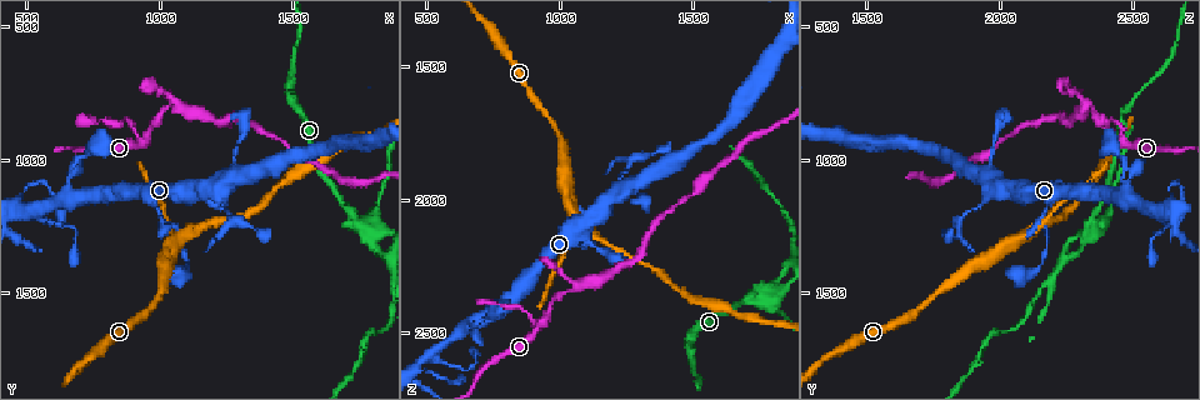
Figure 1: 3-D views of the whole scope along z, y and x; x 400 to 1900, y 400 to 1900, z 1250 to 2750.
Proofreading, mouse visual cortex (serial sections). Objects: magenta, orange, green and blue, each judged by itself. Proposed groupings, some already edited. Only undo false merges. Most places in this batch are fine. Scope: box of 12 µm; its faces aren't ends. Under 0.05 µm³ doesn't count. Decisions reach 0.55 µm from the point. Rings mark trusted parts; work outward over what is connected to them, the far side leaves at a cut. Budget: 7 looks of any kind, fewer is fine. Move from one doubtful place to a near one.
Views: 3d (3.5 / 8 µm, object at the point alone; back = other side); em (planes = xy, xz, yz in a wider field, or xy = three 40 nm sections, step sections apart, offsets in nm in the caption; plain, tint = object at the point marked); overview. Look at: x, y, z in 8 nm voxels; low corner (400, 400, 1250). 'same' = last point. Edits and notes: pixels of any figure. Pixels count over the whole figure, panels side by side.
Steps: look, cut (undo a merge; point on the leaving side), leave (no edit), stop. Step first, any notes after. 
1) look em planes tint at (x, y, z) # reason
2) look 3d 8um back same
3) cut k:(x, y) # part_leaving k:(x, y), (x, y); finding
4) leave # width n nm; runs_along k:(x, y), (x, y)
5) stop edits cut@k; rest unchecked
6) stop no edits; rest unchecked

look 3d 3.5um at (1080, 1290, 2100) # three arms meet

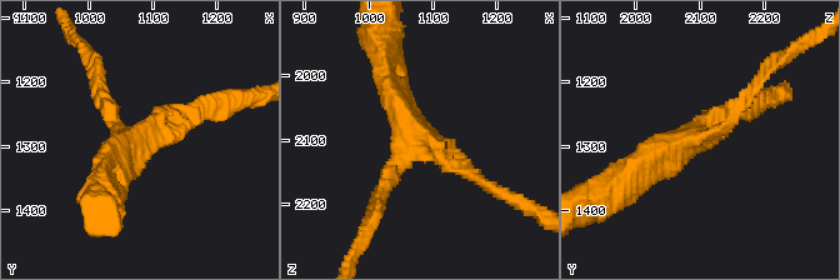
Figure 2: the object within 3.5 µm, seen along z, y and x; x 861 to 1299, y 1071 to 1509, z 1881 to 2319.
look em planes tint at (1085, 1290, 2100) # arms 3; arm_widths 200, 200, 250 nm; now the EM

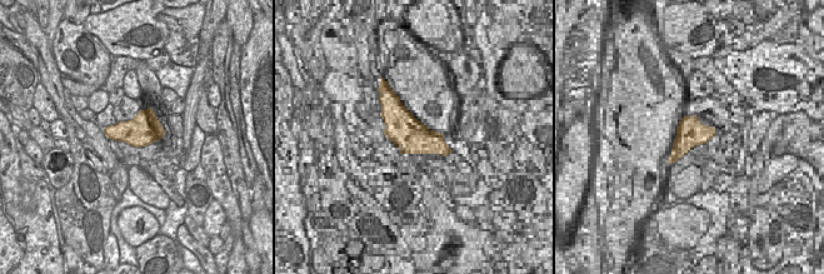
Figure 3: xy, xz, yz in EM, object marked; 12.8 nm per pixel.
leave # one cell here

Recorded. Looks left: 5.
look 3d 8um at (930, 920, 2460) # three arms meet

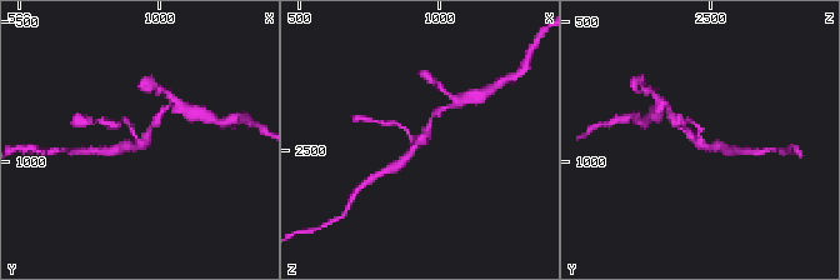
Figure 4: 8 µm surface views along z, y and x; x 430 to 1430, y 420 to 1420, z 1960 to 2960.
look 3d 3.5um at (940, 930, 2450)

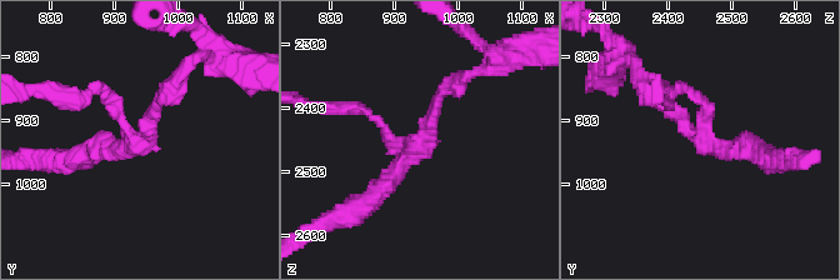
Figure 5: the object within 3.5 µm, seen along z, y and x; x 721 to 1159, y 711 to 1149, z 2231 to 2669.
look em planes tint at (935, 930, 2460) # arms 3; arm_widths 150, 200, 300 nm

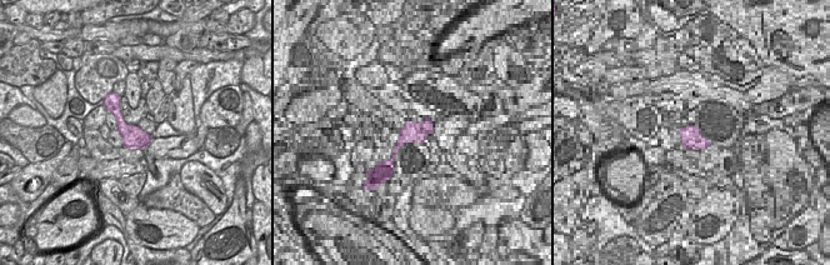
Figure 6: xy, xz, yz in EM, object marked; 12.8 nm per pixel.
leave # continuous, no second cell

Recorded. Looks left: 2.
look 3d 8um at (1760, 1250, 2370) # four arms meet

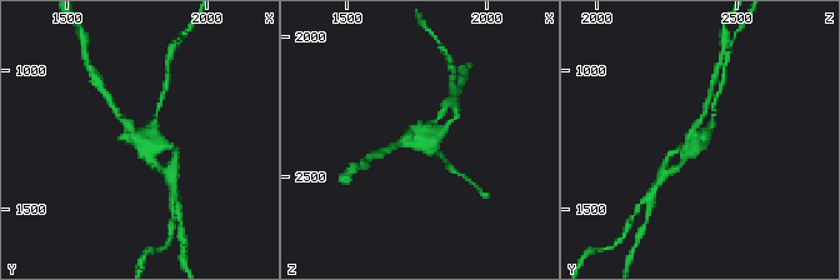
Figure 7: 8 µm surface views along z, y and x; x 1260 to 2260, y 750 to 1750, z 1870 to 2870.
look em xy step 2 tint at (1760, 1250, 2360)

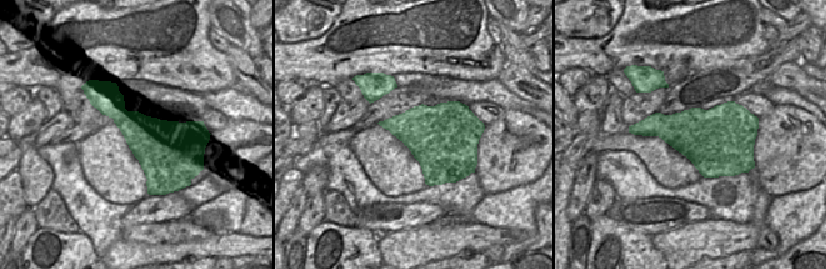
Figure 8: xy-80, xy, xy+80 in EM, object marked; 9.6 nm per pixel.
cut 7:(455, 113) # border 8:(381, 121), (405, 130), (426, 124); a second cell is stuck on

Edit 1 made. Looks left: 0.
stop edits cut@7; rest unchecked

